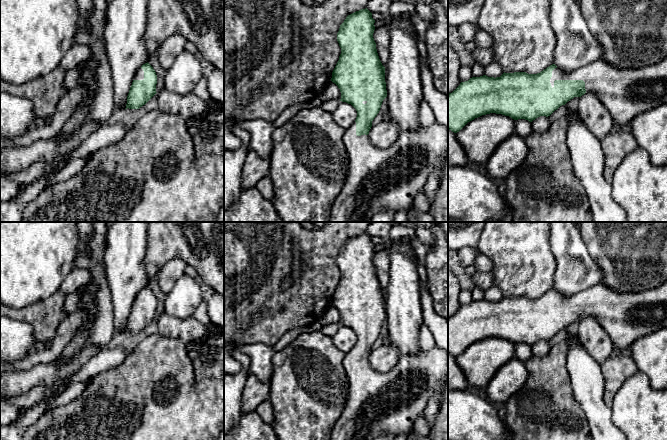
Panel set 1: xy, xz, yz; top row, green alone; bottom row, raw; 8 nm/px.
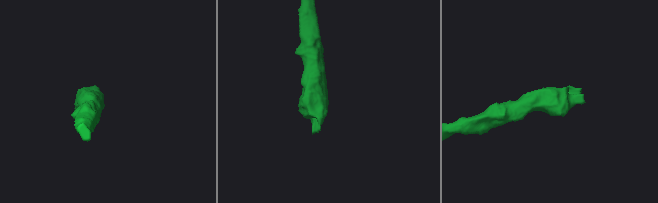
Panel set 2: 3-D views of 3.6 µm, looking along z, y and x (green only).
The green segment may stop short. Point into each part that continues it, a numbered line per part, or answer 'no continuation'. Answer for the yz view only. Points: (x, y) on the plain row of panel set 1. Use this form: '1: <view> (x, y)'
1: yz (625, 317)

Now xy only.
1: xy (139, 299)

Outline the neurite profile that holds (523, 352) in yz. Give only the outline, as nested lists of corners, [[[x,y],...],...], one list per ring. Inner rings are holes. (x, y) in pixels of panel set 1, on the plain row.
[[[525,343],[515,344],[514,349],[515,356],[524,363],[533,355],[531,346]]]

